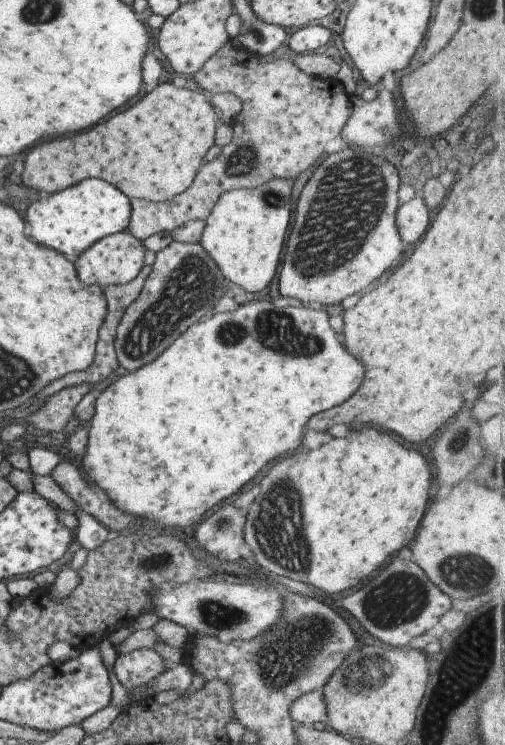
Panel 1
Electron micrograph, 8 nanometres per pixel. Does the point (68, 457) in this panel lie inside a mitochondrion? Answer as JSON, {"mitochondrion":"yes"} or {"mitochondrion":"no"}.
{"mitochondrion":"no"}

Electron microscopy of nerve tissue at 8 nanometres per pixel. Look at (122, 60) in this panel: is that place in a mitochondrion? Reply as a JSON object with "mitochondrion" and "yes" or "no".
{"mitochondrion":"no"}

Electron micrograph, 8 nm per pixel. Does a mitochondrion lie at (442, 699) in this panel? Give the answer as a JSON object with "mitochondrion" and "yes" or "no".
{"mitochondrion":"no"}

